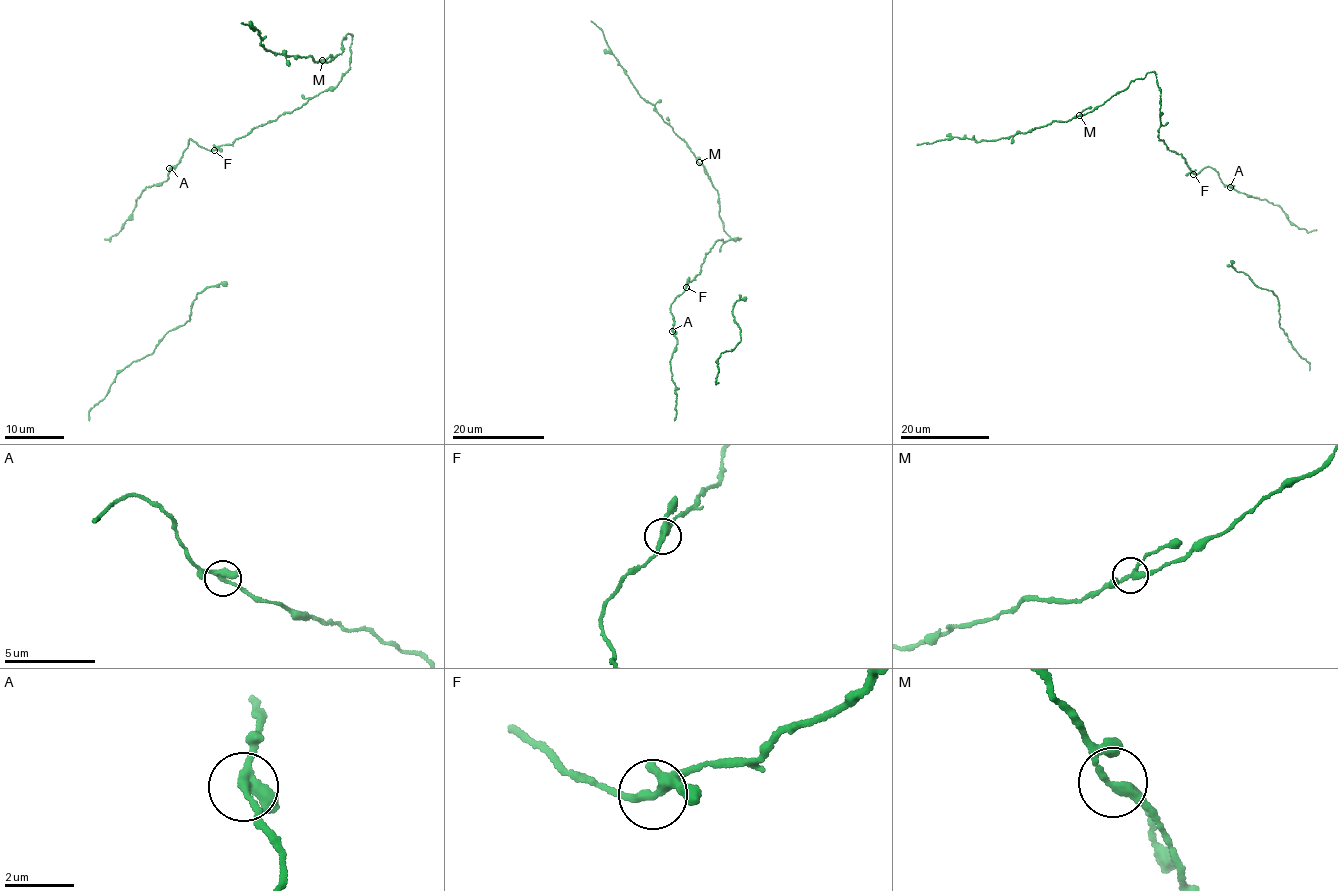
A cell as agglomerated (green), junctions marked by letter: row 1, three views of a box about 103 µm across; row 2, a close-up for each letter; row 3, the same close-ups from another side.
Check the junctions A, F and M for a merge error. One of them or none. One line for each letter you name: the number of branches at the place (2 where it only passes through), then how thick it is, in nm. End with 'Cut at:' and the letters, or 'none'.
Cut at: none

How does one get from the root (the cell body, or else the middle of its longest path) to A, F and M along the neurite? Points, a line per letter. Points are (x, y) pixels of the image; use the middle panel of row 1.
A: (709, 251), (701, 271), (671, 304), (670, 313), (675, 319), (671, 331)
F: (709, 251), (701, 271), (686, 287)
M: (709, 251), (718, 240), (740, 238), (732, 239), (725, 233), (719, 214), (718, 195), (699, 162)

